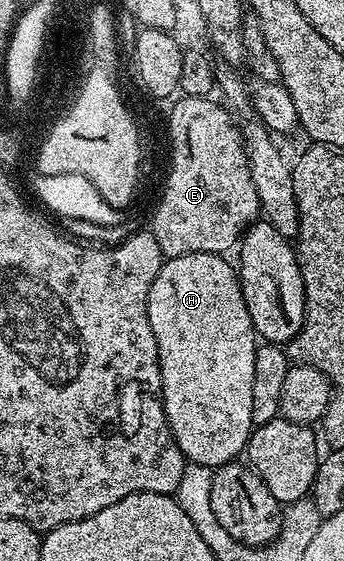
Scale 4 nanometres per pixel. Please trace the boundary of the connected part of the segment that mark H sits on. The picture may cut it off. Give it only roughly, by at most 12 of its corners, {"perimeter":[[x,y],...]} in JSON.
{"perimeter":[[168,258],[147,311],[186,462],[236,462],[259,338],[239,273]]}

